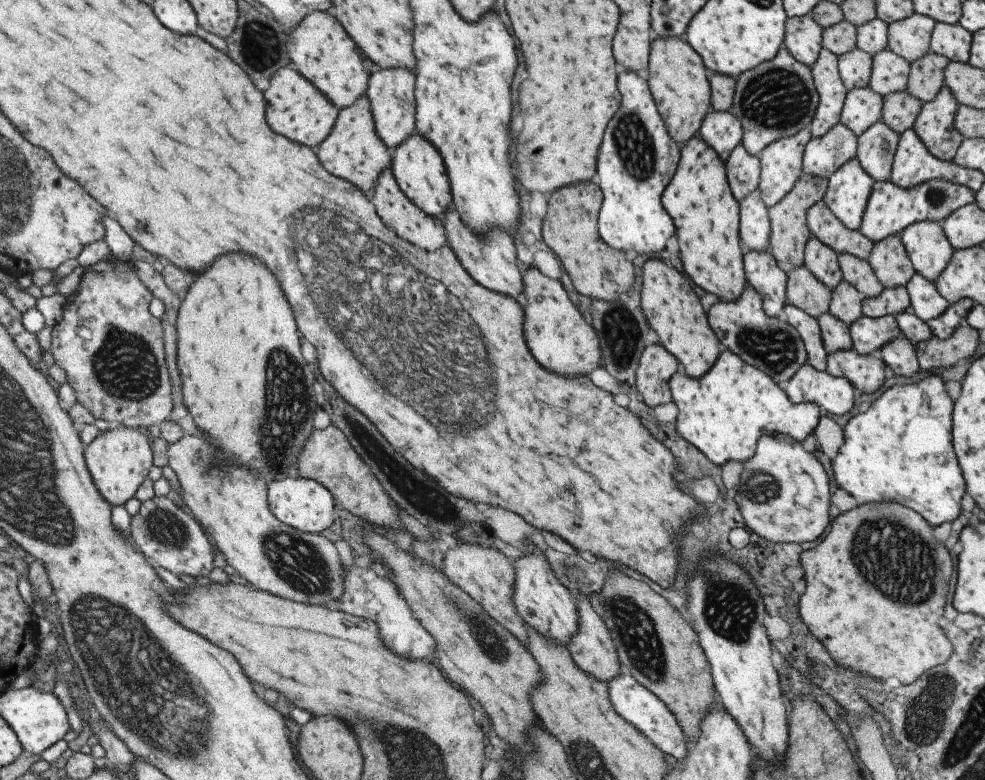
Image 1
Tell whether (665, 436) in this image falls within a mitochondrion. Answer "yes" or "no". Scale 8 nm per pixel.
no

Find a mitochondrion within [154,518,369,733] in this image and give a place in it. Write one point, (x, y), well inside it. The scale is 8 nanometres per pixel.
(303, 566)

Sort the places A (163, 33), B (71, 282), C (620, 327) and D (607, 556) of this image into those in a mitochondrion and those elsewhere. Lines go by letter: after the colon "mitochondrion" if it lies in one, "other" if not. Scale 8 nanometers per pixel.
A: other
B: other
C: mitochondrion
D: other

